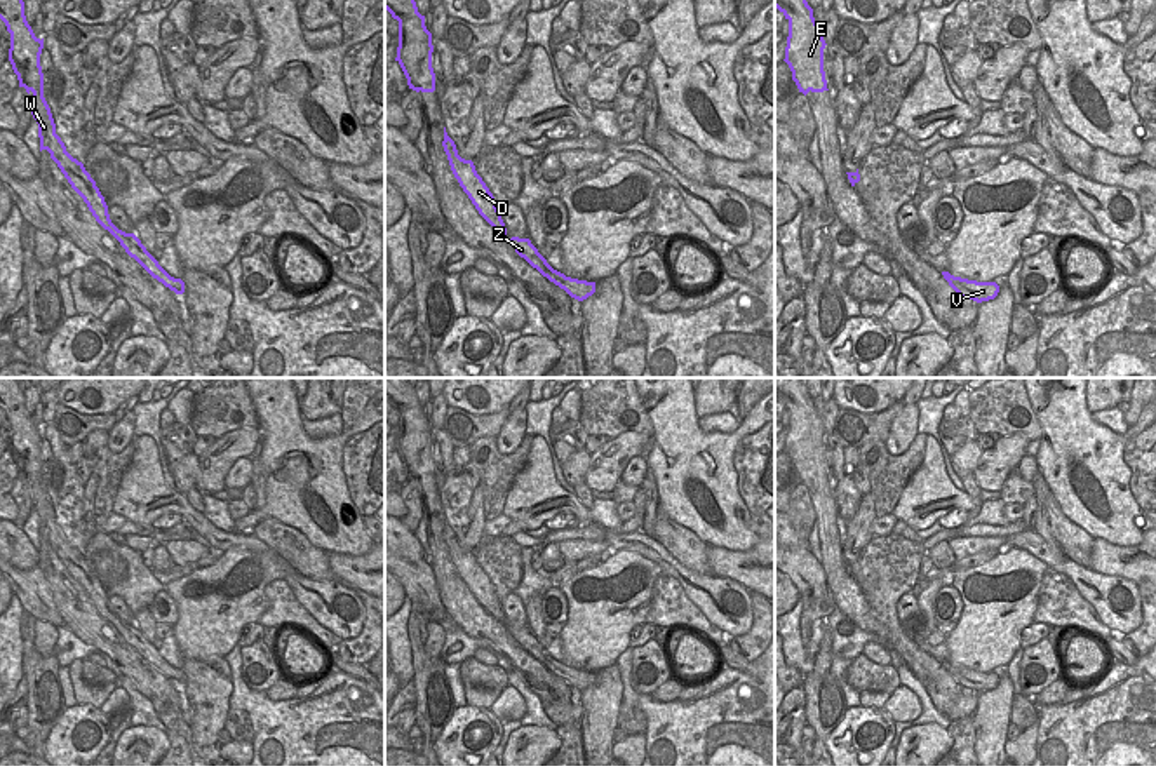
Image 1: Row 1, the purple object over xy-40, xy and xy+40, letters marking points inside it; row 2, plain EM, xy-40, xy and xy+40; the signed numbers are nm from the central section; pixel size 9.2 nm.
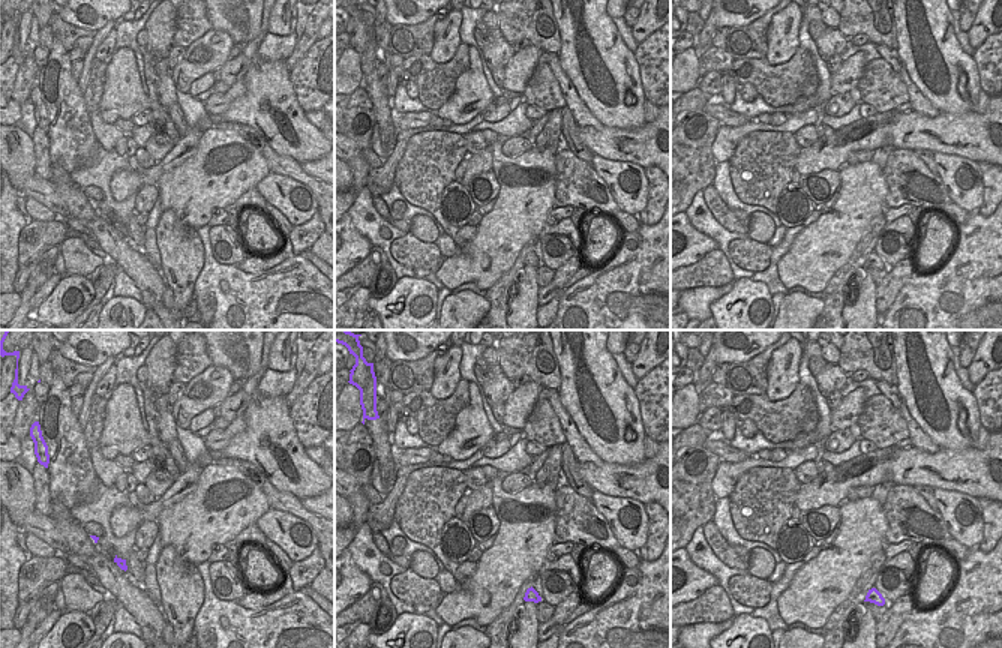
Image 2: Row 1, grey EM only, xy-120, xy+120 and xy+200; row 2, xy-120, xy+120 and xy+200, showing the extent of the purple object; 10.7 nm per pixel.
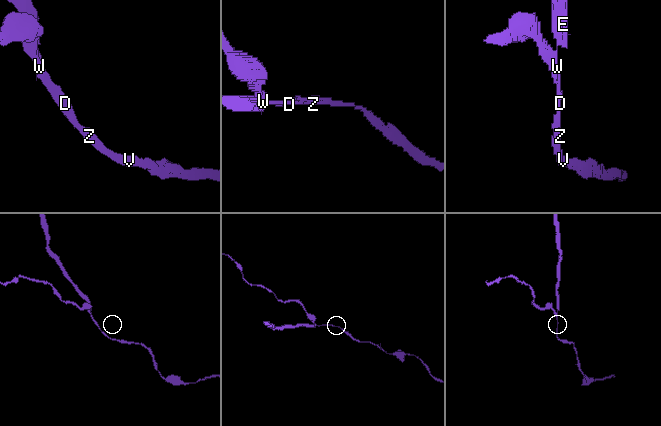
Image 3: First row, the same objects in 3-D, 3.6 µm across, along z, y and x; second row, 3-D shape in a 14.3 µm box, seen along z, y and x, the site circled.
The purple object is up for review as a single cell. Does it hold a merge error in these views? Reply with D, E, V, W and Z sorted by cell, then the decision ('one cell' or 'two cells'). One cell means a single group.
groups D V W Z / E; two cells

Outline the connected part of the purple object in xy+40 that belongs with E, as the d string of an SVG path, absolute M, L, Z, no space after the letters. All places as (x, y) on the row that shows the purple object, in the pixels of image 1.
M775 0L775 7L789 21L785 63L792 71L799 92L823 92L827 89L823 71L823 31L813 17L806 0Z

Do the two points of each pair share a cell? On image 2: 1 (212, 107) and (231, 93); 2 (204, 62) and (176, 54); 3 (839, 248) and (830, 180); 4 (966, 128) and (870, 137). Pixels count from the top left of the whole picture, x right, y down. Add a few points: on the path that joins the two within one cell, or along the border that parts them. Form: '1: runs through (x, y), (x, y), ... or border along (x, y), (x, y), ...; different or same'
1: runs through (216, 104), (227, 98); same
2: border along (186, 48), (182, 60), (171, 71); different
3: border along (837, 170), (840, 185); different
4: runs through (942, 129), (894, 129); same

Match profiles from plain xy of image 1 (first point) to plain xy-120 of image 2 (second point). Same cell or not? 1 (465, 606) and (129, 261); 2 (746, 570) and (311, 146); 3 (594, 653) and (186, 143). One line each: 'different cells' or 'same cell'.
1: same cell
2: different cells
3: different cells

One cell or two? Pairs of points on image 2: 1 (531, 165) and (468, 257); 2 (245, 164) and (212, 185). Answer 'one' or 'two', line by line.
1: one
2: one

